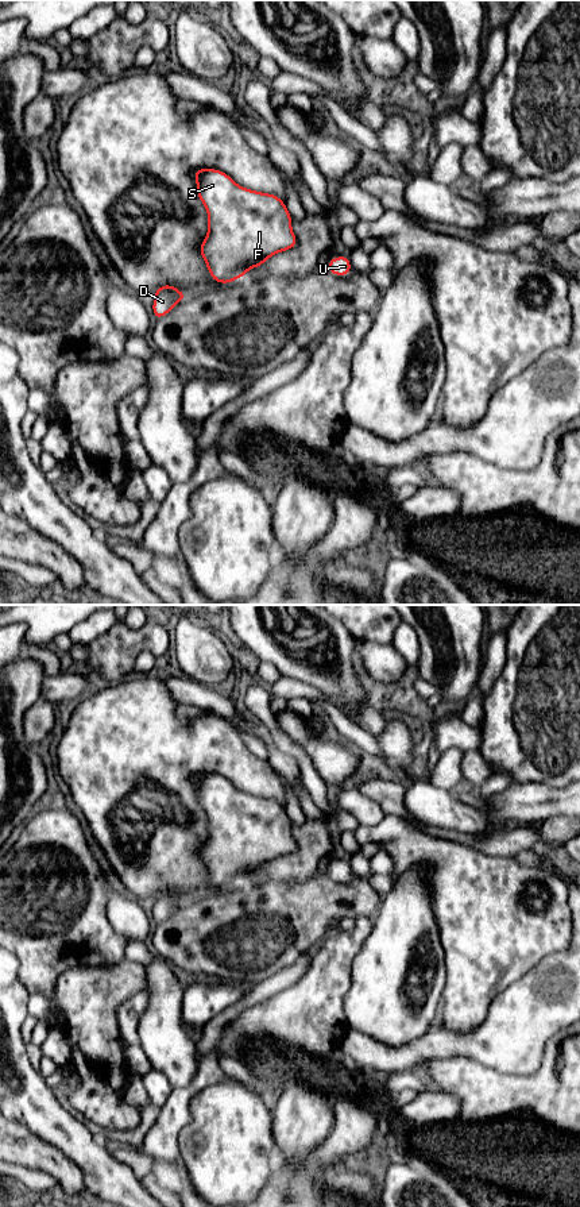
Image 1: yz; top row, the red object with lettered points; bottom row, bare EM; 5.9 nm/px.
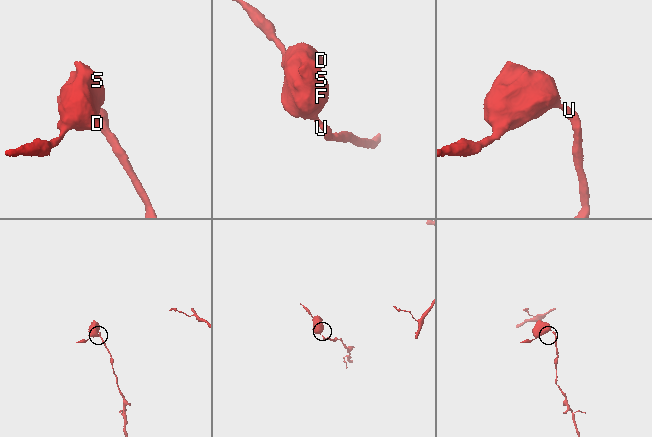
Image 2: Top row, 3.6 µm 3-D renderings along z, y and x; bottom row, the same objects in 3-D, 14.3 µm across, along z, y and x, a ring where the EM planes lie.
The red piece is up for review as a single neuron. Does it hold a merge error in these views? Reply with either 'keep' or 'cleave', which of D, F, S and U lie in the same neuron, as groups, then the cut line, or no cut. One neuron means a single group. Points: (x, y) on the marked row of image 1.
keep; groups D F S U; cut none

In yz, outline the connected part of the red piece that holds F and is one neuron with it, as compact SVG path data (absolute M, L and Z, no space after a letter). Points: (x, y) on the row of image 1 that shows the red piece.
M197 169L194 180L197 194L208 213L208 234L200 244L200 252L216 282L233 282L270 257L297 246L293 217L278 196L243 188L217 169Z

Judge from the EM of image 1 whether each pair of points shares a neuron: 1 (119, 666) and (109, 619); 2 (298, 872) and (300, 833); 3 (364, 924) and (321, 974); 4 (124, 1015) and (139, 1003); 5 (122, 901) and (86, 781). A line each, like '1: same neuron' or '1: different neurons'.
1: different neurons
2: same neuron
3: same neuron
4: same neuron
5: different neurons

